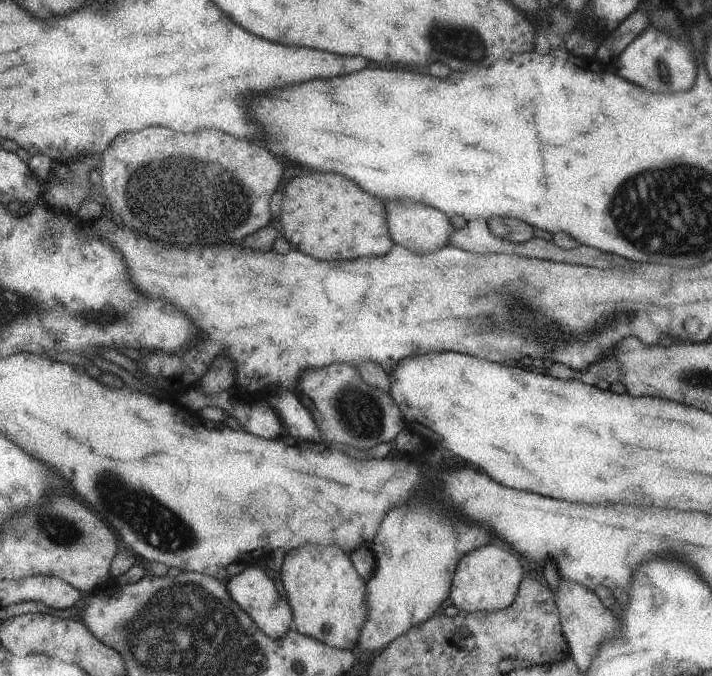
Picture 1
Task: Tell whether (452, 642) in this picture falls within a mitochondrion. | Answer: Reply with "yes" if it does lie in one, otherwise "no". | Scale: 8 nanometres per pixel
no

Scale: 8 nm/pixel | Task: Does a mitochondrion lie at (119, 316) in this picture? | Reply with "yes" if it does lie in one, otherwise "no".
yes

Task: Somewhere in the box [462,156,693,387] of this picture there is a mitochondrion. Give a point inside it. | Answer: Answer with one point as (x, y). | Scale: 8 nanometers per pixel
(620, 318)

